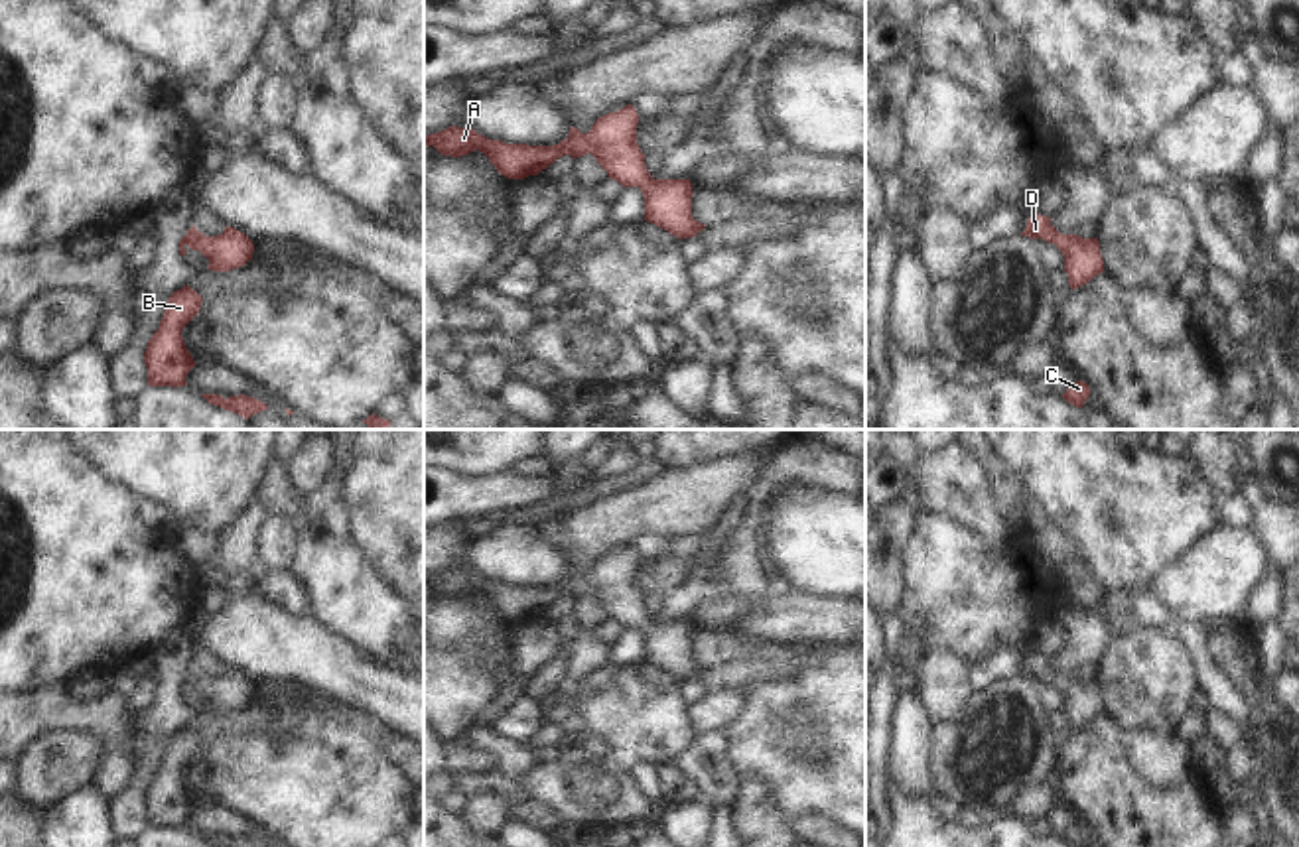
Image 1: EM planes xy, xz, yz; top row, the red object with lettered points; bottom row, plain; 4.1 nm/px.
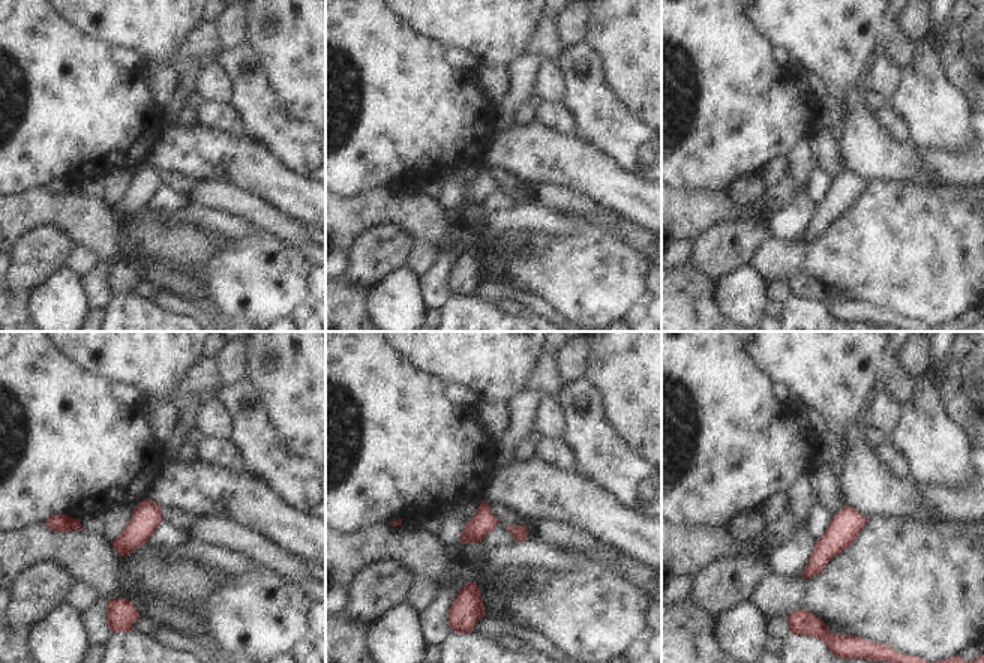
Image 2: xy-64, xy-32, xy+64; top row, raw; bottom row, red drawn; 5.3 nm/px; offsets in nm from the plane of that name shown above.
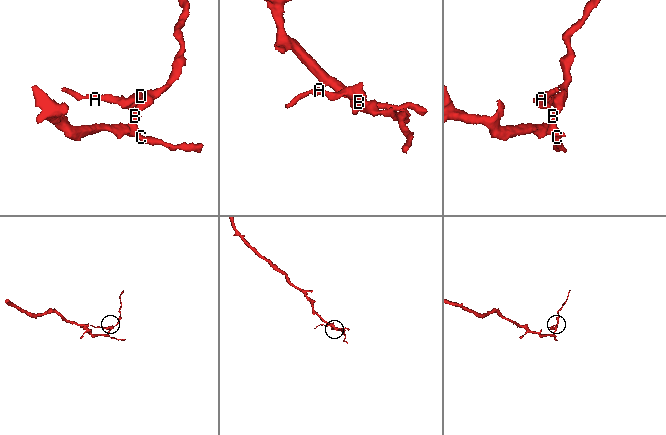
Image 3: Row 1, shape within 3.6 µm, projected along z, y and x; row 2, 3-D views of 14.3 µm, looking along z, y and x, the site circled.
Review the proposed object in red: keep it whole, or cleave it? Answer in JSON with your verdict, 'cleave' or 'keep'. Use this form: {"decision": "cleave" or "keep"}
{"decision": "keep"}

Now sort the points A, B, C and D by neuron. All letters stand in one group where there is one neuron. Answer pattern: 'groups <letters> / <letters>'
groups A B C D

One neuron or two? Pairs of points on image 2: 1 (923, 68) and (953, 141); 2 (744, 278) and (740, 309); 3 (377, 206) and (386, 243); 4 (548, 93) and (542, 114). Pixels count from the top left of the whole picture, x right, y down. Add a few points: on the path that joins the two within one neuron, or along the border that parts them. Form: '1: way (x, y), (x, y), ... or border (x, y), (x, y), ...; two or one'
1: way (924, 86), (924, 98), (942, 123); one
2: way (744, 285), (741, 302); one
3: border (413, 239), (383, 224), (366, 228), (351, 246); two
4: border (542, 101), (558, 104); two

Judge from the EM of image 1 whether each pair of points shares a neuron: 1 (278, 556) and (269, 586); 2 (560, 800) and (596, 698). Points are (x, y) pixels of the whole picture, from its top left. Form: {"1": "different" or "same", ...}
{"1": "different", "2": "different"}

